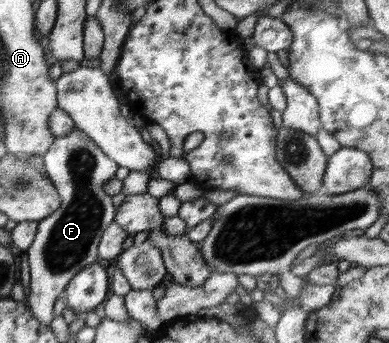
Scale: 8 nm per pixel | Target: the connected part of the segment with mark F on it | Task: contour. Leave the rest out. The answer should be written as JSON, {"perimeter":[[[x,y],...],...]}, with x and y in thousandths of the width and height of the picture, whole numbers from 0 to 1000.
{"perimeter":[[[195,367],[180,388],[147,397],[108,464],[134,536],[149,551],[159,595],[144,621],[100,647],[90,700],[64,732],[72,738],[80,805],[77,860],[62,878],[82,921],[103,945],[126,950],[141,924],[136,898],[144,872],[162,869],[175,828],[208,790],[247,767],[260,691],[290,650],[298,621],[288,571],[262,554],[262,539],[298,513],[306,484]]]}

